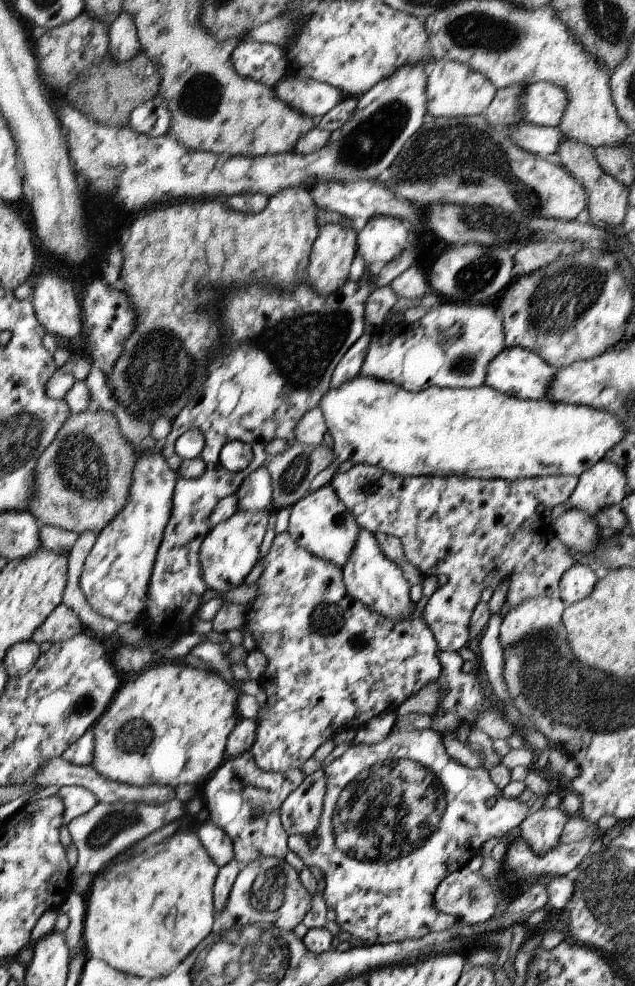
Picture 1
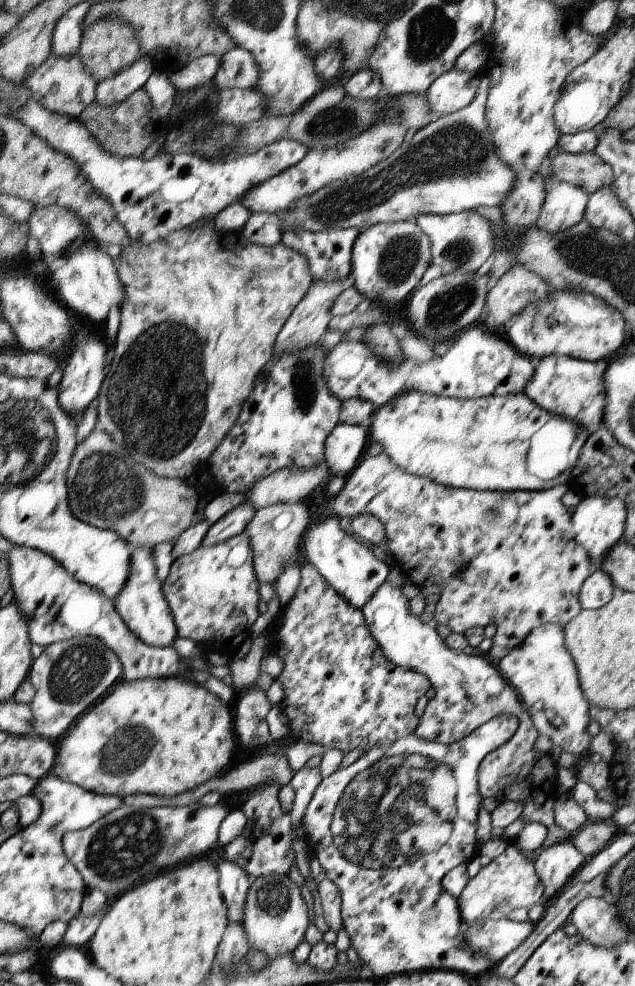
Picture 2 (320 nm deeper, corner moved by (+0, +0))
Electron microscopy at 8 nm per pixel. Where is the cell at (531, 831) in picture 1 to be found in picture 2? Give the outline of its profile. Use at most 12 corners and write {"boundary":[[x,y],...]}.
{"boundary":[[572,840],[538,854],[533,863],[548,902],[584,860]]}

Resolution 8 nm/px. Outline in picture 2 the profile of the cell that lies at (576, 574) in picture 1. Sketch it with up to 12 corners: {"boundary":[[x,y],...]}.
{"boundary":[[594,571],[581,588],[584,609],[603,607],[612,598],[613,580]]}

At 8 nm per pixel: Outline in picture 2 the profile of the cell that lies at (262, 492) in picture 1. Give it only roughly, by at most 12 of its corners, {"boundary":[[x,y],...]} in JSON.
{"boundary":[[245,500],[208,529],[201,546],[244,533],[256,508]]}

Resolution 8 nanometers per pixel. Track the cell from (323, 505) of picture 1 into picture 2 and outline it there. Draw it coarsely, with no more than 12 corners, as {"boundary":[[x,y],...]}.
{"boundary":[[331,514],[310,524],[305,563],[362,610],[391,567]]}

